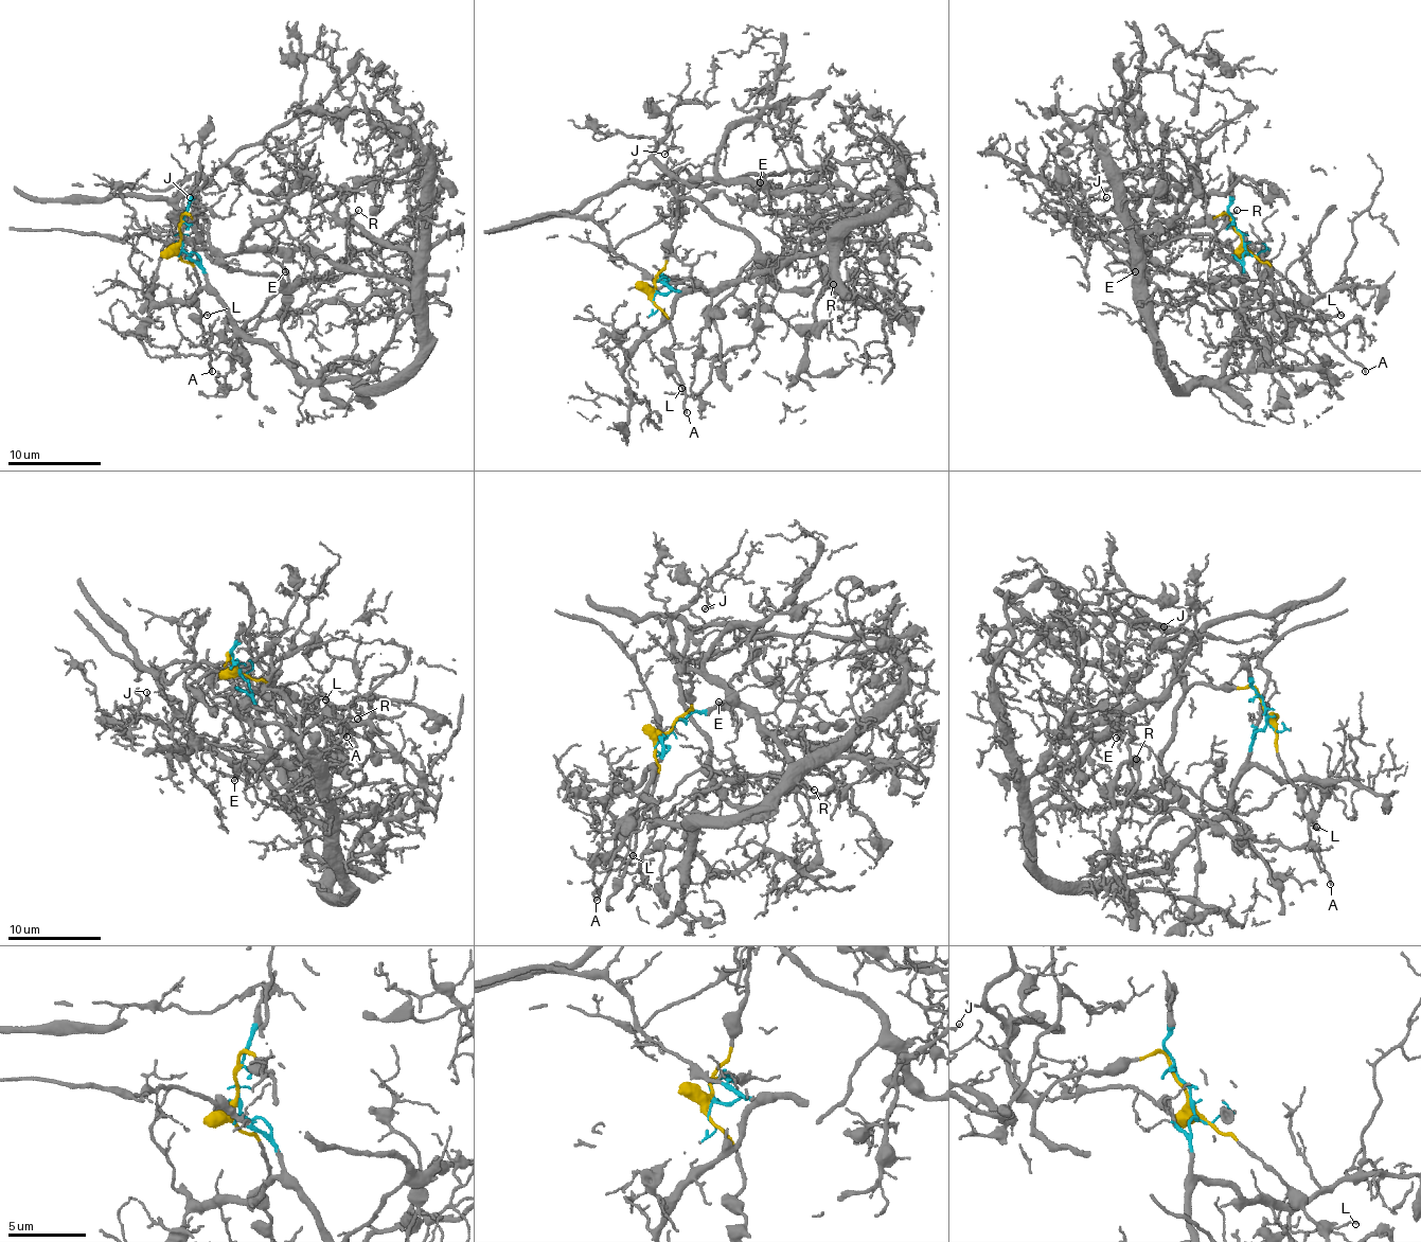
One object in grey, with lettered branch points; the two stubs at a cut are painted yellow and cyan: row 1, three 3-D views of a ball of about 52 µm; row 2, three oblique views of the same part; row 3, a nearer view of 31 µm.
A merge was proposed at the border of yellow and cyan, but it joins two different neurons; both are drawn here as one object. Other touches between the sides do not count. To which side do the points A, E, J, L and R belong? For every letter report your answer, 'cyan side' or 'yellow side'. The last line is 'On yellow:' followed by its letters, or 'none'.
A: yellow side
E: cyan side
J: cyan side
L: yellow side
R: yellow side
On yellow: A, L, R

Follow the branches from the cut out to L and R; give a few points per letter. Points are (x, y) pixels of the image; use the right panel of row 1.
L: (1242, 240), (1320, 316), (1342, 316)
R: (1242, 240), (1221, 213), (1170, 228), (1151, 258), (1195, 281), (1235, 285), (1242, 271), (1215, 240), (1237, 209)

